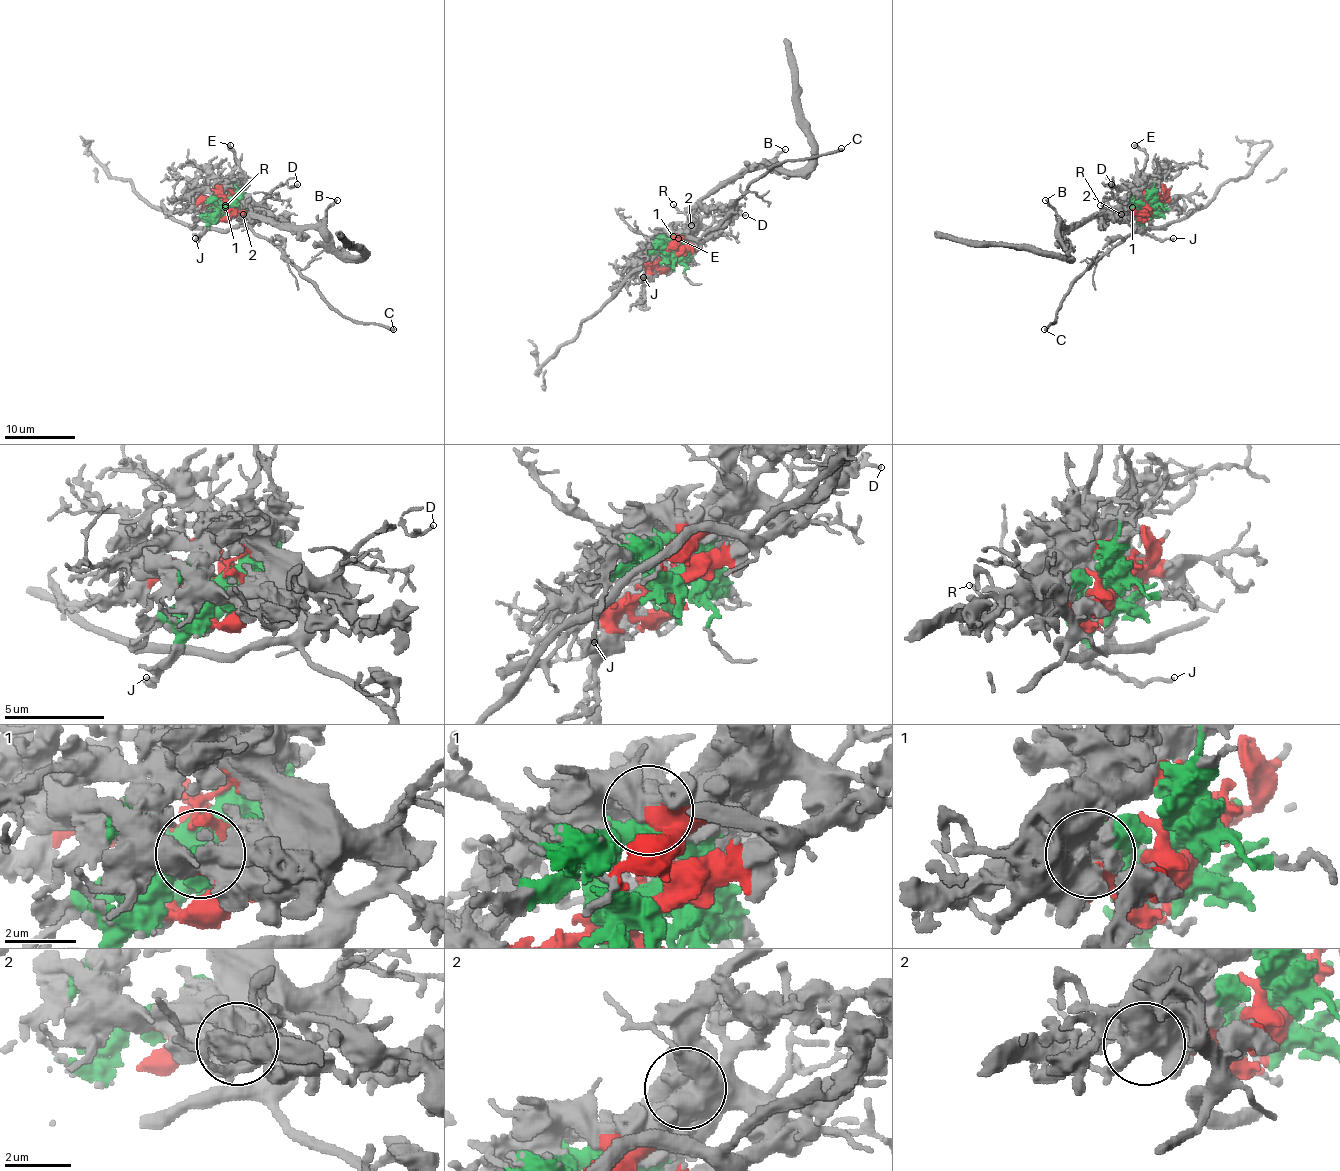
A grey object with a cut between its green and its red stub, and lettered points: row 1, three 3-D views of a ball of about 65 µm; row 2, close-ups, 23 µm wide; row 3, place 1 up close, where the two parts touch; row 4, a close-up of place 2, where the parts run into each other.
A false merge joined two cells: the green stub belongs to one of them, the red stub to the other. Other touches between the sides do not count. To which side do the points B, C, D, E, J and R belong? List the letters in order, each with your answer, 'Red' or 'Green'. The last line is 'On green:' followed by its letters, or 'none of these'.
B: Green
C: Red
D: Red
E: Green
J: Green
R: Red
On green: B, E, J

